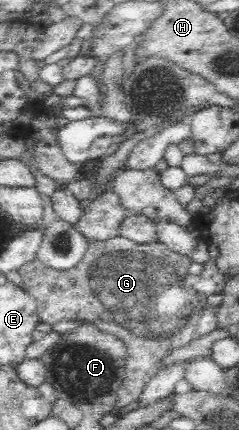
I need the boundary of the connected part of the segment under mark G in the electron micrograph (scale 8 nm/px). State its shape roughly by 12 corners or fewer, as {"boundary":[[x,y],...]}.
{"boundary":[[121,236],[57,271],[18,269],[40,323],[126,346],[114,409],[218,330],[192,260]]}

